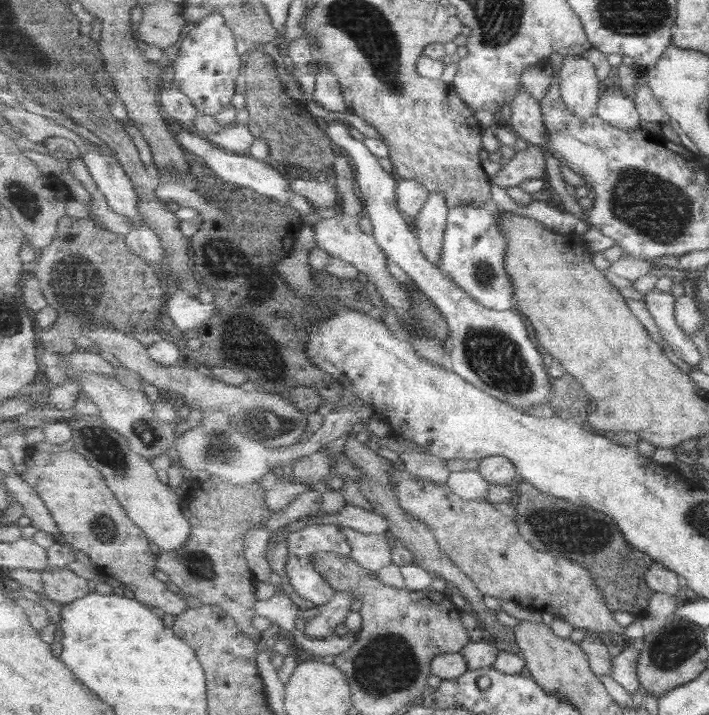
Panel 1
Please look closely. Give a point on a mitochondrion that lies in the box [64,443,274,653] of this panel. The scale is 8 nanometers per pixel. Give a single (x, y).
(103, 528)

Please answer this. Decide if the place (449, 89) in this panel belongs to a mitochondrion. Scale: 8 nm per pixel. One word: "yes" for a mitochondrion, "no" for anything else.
no

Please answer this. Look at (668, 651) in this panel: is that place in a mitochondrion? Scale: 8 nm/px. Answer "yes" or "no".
yes

